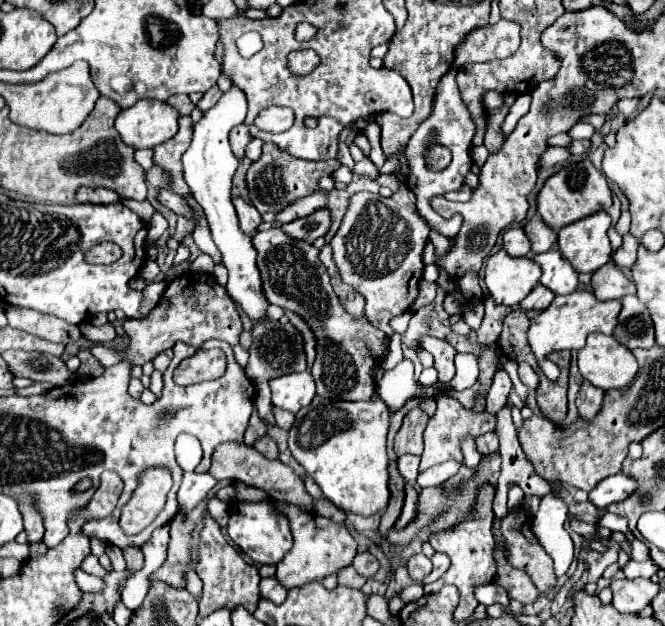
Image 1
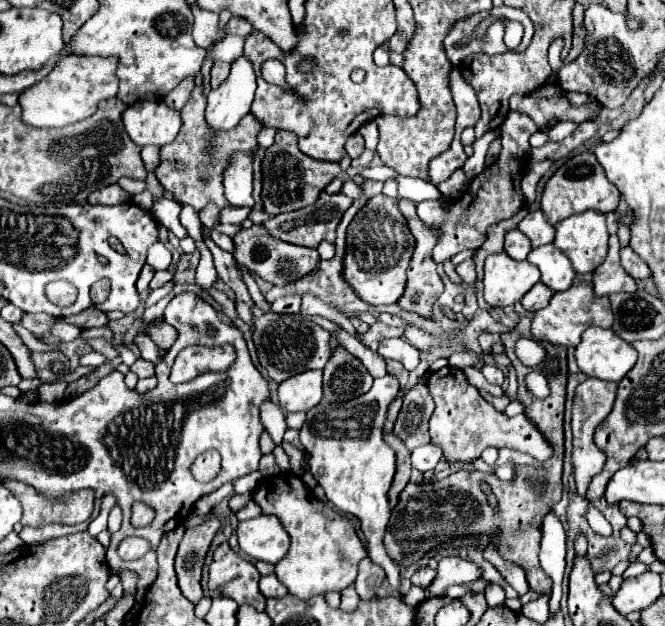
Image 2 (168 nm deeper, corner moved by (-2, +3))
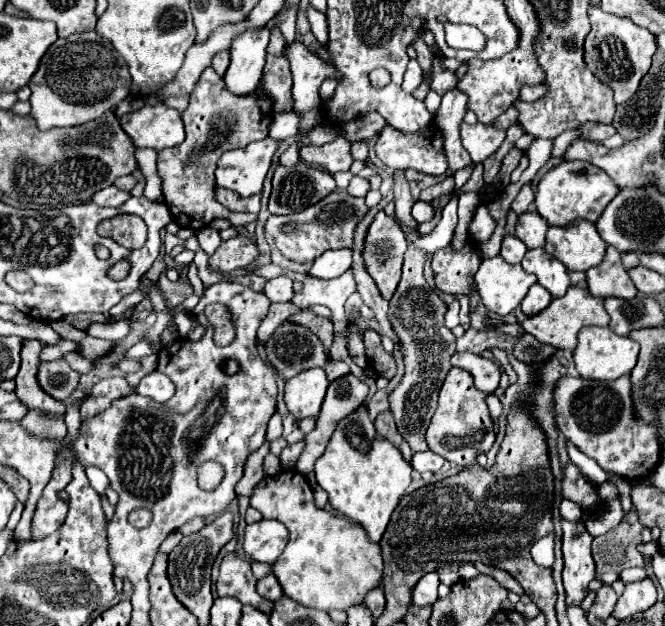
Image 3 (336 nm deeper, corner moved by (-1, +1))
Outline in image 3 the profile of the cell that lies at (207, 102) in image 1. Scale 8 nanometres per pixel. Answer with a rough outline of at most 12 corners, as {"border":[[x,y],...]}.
{"border":[[228,50],[214,54],[212,68],[224,74],[230,64]]}

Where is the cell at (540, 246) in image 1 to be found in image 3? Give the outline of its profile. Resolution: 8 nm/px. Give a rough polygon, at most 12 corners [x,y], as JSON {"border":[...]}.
{"border":[[536,210],[518,216],[516,236],[542,248],[548,222]]}

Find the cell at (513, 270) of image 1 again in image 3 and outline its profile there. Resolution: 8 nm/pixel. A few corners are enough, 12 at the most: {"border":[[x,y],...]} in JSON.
{"border":[[502,256],[484,258],[474,274],[490,312],[506,316],[536,276]]}

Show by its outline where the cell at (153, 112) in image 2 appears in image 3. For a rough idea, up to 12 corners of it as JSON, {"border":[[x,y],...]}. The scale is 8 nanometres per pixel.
{"border":[[146,104],[120,118],[136,148],[164,150],[184,140],[180,112]]}

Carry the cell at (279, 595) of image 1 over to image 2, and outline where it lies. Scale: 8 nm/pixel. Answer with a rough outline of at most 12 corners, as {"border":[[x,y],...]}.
{"border":[[275,574],[259,580],[259,590],[265,598],[283,598],[287,588]]}

